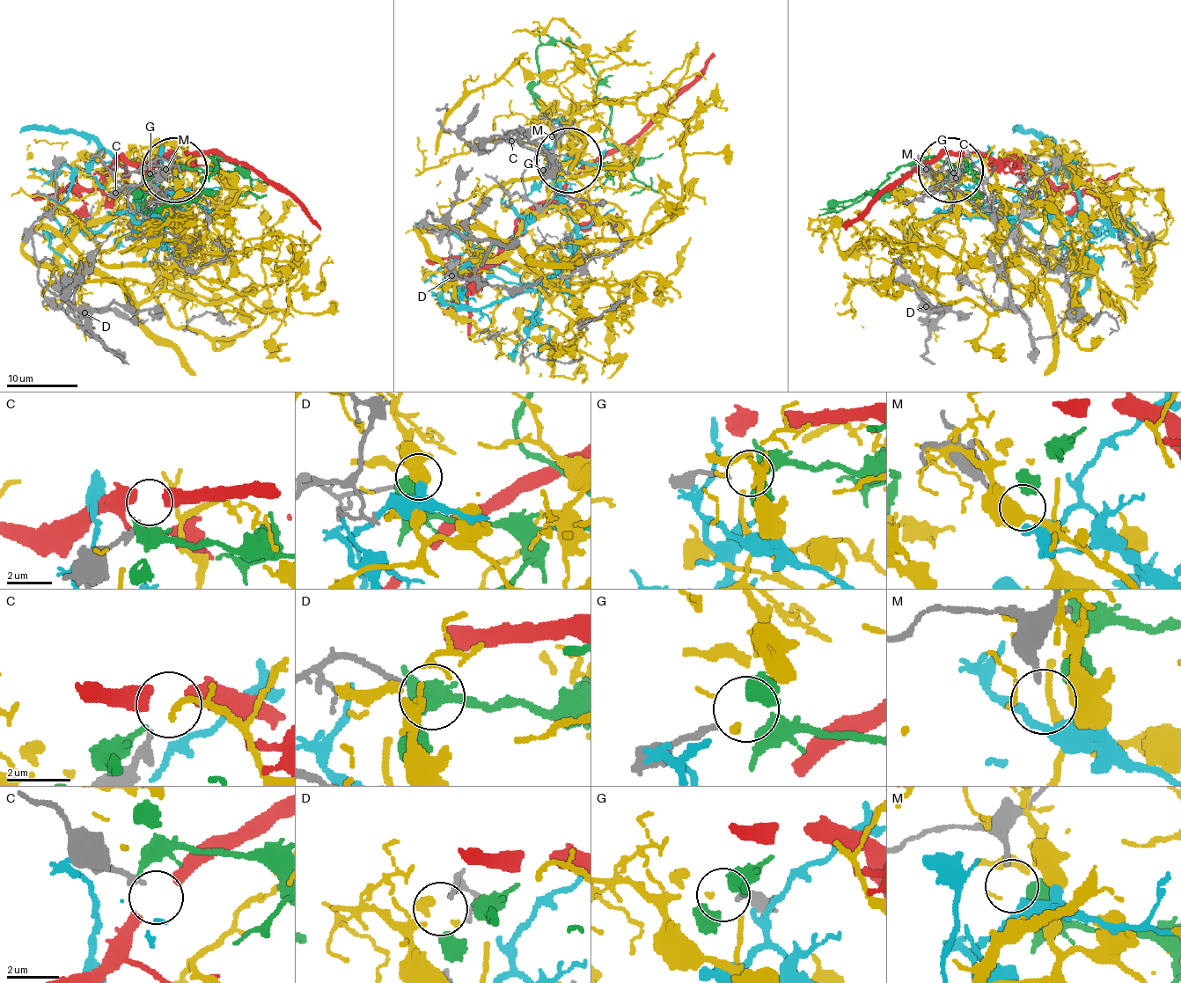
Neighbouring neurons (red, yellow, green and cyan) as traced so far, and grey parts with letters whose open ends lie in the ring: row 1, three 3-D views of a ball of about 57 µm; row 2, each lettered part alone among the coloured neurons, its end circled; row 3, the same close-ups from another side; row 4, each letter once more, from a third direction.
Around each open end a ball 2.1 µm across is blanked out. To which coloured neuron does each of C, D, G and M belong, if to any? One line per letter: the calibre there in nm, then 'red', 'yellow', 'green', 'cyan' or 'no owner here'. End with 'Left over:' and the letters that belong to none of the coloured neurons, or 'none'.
C: calibre 140 nm; red
D: calibre 170 nm; no owner here
G: calibre 200 nm; green
M: calibre 180 nm; no owner here
Left over: D, M

